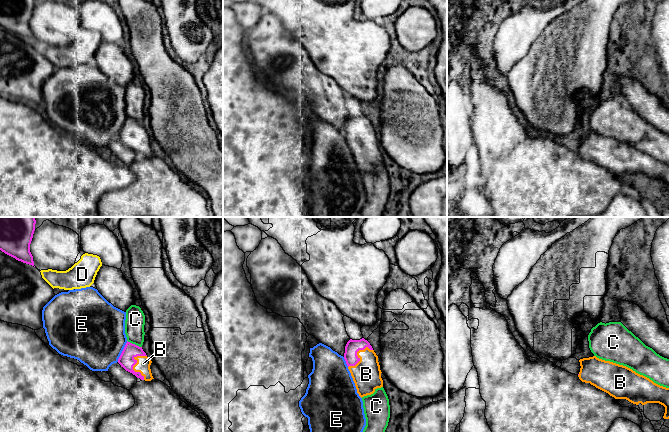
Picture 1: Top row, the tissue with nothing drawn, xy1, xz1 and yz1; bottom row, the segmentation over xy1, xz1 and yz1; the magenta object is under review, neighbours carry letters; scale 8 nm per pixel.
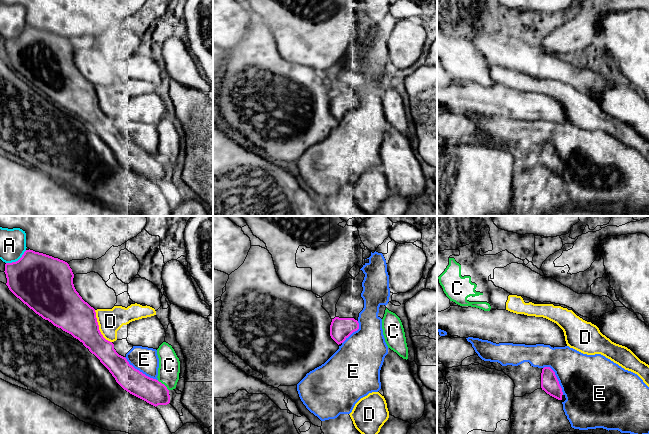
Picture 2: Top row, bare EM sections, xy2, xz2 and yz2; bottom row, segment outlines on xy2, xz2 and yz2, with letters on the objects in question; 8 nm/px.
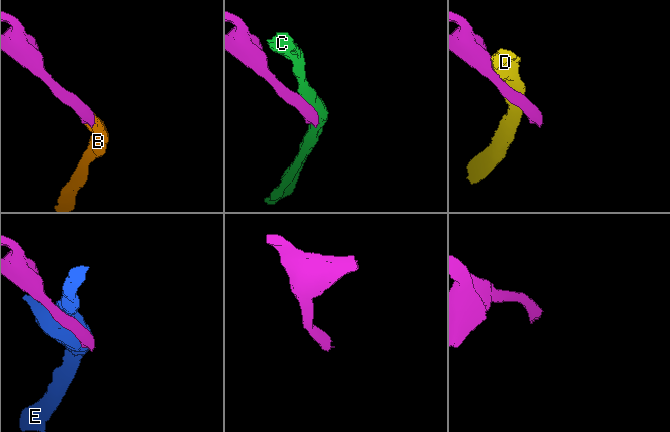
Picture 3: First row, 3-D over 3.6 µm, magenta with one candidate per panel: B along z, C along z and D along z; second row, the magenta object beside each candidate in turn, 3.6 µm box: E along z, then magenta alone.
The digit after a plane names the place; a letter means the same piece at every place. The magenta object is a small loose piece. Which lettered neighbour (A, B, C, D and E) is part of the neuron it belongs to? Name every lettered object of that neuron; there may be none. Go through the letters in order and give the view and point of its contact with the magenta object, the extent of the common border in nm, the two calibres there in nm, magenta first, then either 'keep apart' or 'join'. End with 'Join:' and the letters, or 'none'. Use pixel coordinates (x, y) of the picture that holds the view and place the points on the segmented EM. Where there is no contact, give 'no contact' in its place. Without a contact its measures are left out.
A: contact xy2 (16, 261); length 200 nm; calibres 440 and 200 nm; keep apart
B: contact xy1 (132, 369); length 200 nm; calibres 120 and 110 nm; join
C: contact xy1 (134, 344); length 130 nm; calibres 120 and 160 nm; keep apart
D: contact xy2 (98, 327); length 300 nm; calibres 300 and 190 nm; keep apart
E: contact xy2 (139, 371); length 320 nm; calibres 200 and 200 nm; keep apart
Join: B

